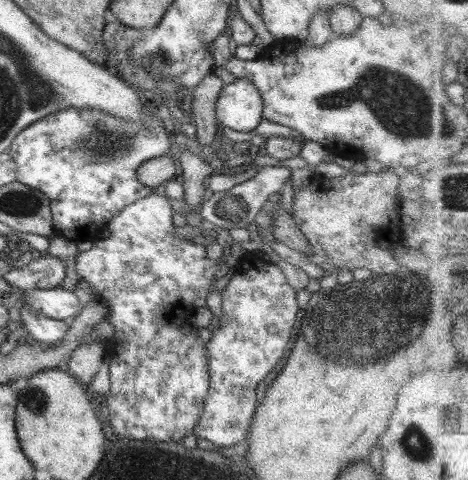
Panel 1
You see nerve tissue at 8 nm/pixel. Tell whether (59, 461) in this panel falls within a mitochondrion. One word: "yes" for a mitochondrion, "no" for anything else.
no

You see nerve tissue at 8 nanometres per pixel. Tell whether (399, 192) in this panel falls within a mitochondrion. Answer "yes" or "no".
no

